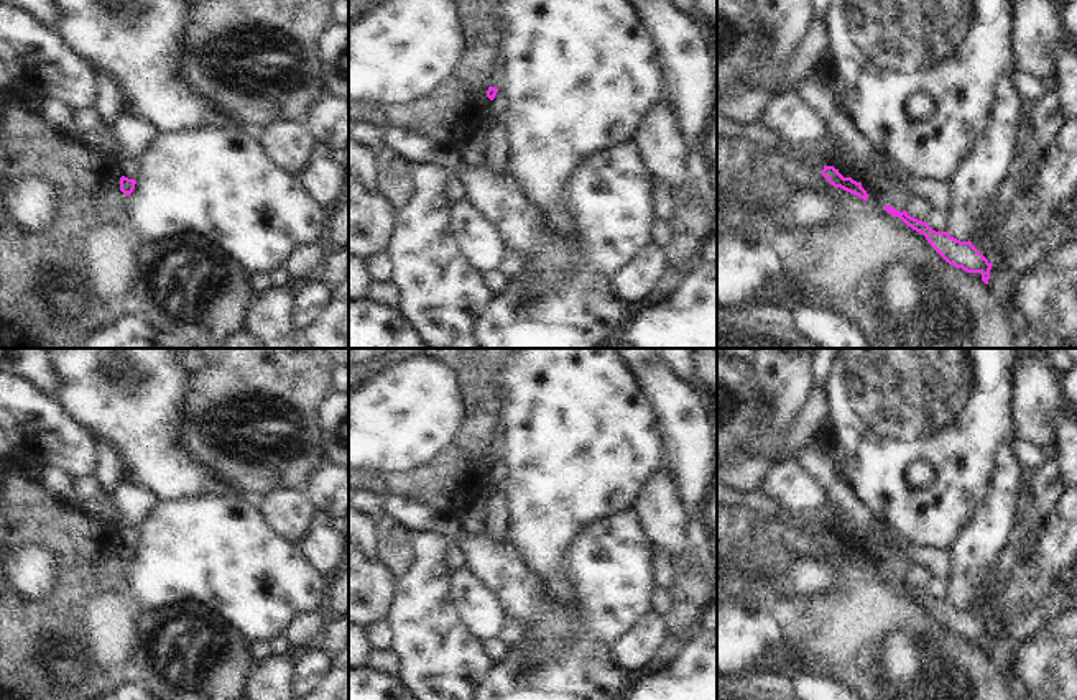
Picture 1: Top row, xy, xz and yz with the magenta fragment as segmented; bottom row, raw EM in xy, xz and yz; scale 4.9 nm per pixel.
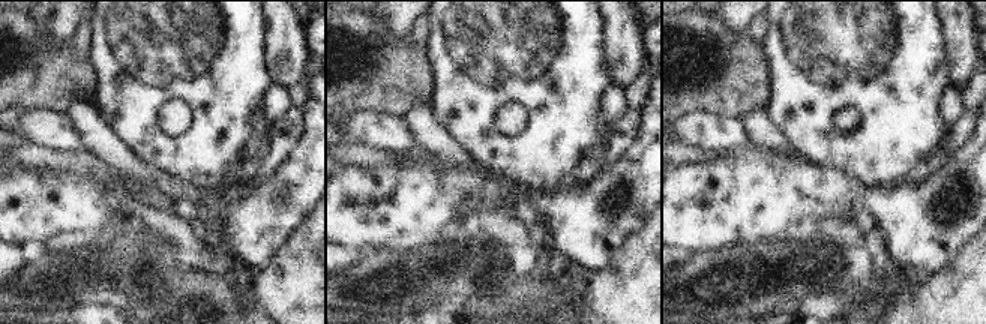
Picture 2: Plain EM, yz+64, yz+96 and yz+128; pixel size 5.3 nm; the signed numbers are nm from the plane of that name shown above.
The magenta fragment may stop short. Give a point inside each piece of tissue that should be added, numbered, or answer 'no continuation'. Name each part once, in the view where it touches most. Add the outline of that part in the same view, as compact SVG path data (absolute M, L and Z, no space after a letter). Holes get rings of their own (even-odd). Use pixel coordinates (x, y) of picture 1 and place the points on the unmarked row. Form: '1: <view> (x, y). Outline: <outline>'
1: xz (499, 474). Outline: M500 419L493 427L493 435L490 440L490 454L497 455L498 460L495 467L490 468L488 483L503 483L508 477L508 470L503 462L503 422Z

